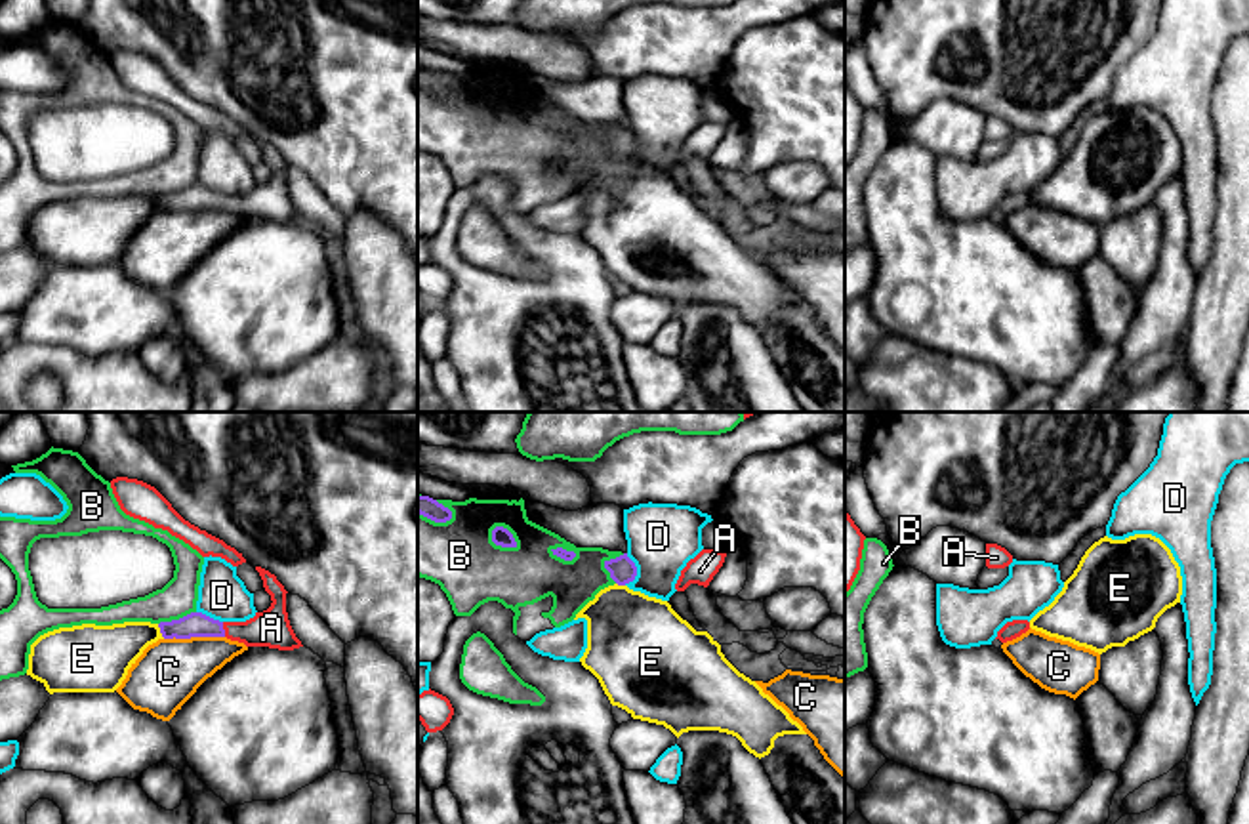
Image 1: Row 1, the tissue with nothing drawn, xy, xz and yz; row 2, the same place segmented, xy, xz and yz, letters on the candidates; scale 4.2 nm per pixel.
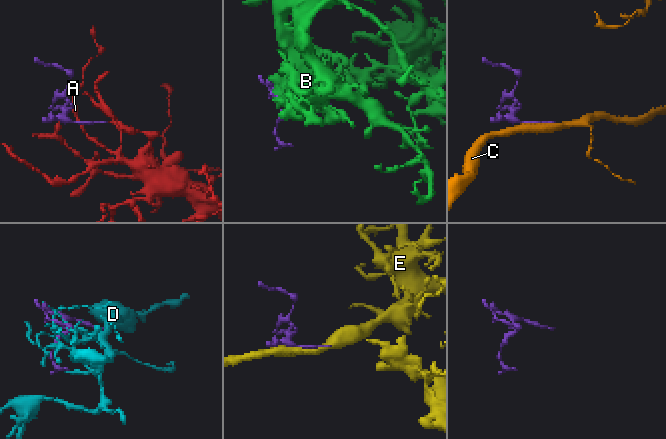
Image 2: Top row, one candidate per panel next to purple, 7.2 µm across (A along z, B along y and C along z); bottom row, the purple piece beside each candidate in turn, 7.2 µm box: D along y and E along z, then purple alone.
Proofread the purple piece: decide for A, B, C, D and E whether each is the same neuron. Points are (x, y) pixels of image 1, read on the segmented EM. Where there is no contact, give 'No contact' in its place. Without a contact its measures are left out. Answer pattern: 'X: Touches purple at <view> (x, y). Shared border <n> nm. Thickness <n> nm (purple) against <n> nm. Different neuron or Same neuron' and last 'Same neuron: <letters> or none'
A: Touches purple at xy (224, 630). Shared border 70 nm. Thickness 110 nm (purple) against 160 nm. Same neuron
B: Touches purple at xz (500, 544). Shared border 140 nm. Thickness 80 nm (purple) against 300 nm. Different neuron
C: Touches purple at xy (193, 636). Shared border 260 nm. Thickness 110 nm (purple) against 280 nm. Different neuron
D: Touches purple at xz (635, 571). Shared border 140 nm. Thickness 110 nm (purple) against 300 nm. Different neuron
E: Touches purple at xy (161, 632). Shared border 70 nm. Thickness 110 nm (purple) against 240 nm. Different neuron
Same neuron: A

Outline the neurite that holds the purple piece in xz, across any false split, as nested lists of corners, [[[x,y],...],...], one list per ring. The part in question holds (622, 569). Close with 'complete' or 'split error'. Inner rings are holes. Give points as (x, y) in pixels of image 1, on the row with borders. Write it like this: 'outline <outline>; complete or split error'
outline [[[627,553],[604,561],[604,568],[610,572],[610,578],[618,584],[618,586],[625,586],[629,582],[635,580],[637,576],[637,566],[635,563],[627,557]]]; complete

